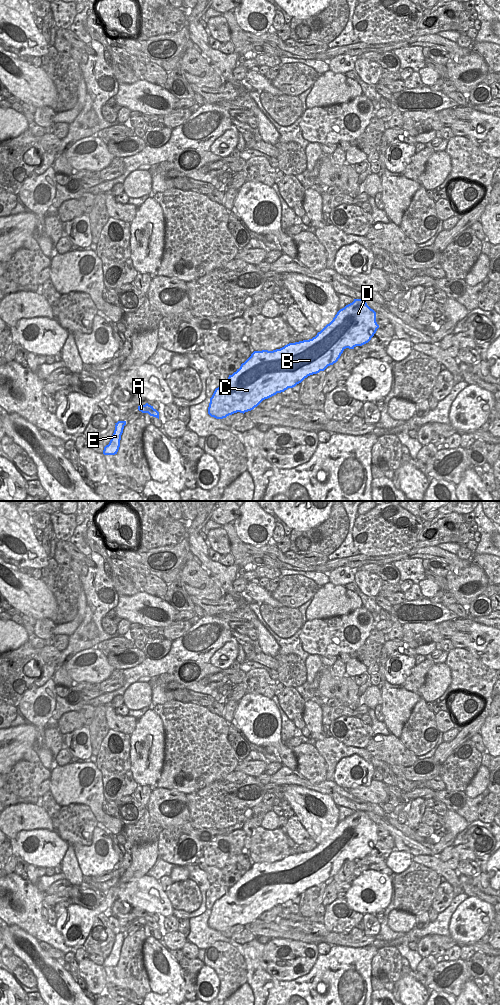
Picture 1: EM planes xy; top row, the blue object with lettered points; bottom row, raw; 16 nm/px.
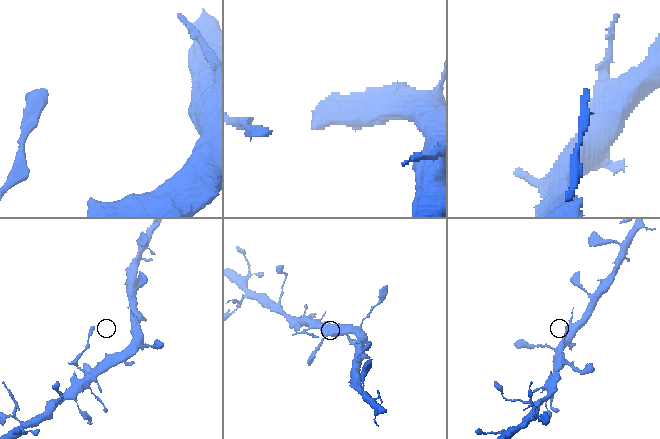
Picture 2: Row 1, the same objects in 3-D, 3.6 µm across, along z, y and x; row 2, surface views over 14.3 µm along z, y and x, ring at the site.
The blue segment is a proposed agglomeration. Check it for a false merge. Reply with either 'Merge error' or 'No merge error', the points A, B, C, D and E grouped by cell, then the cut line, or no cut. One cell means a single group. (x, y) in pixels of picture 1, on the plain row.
Merge error. Groups: A / B C D E. Split along xy (149, 917), (145, 924)

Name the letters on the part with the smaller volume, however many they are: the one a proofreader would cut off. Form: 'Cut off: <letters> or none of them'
Cut off: A

